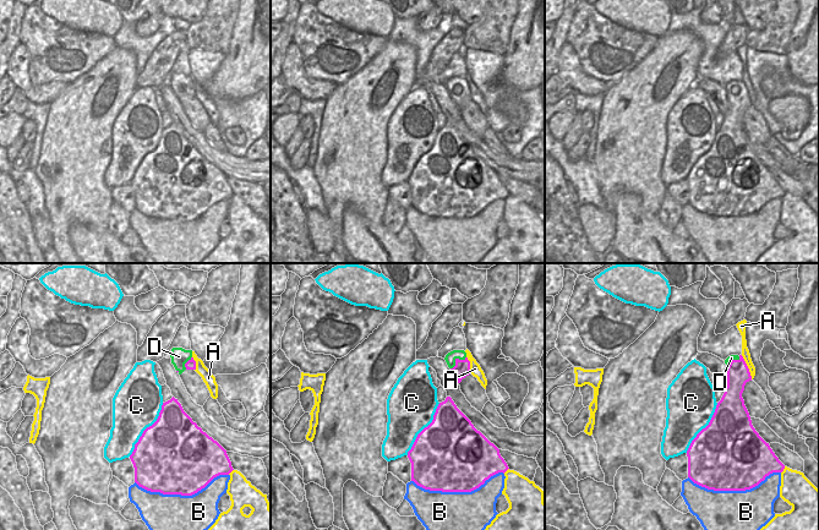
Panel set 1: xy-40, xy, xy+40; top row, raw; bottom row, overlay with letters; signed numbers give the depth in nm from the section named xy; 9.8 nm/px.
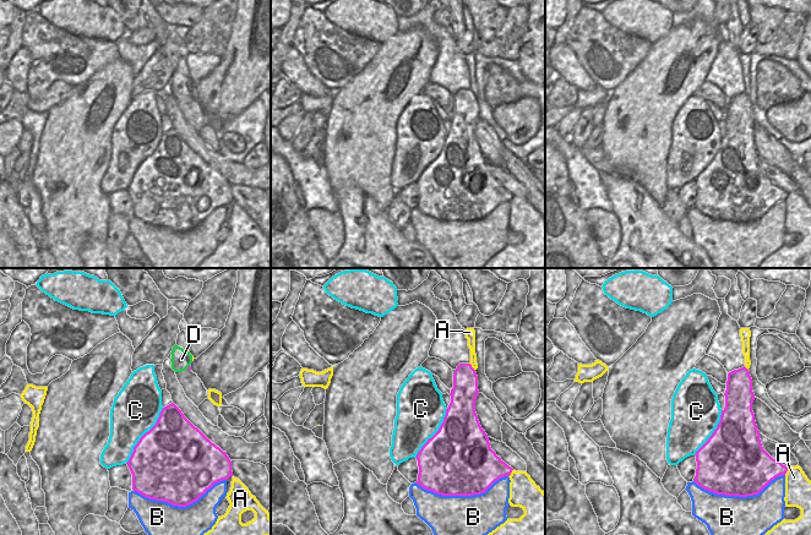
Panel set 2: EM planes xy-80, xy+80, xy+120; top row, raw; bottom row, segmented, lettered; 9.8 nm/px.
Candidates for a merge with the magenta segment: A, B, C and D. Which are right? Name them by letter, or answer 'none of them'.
D

